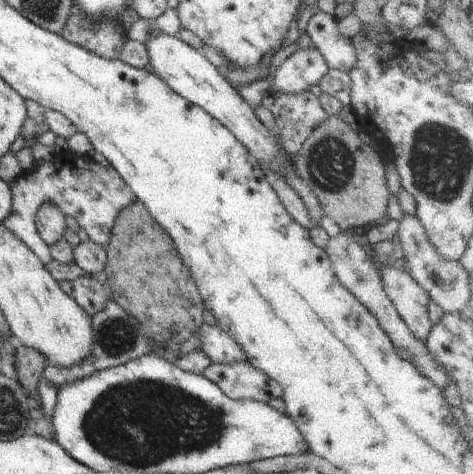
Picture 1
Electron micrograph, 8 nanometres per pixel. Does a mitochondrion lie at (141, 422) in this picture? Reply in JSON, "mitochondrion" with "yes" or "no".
{"mitochondrion":"yes"}

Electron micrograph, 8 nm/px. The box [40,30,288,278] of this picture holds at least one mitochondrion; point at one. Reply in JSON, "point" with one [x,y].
{"point":[60,190]}

